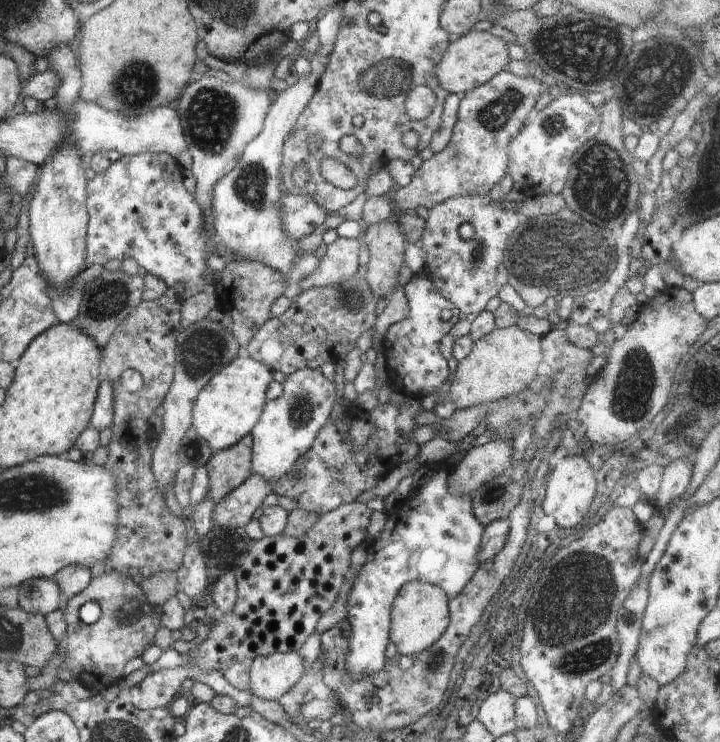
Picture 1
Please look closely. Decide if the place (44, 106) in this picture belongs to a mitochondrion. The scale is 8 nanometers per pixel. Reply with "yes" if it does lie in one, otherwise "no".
no

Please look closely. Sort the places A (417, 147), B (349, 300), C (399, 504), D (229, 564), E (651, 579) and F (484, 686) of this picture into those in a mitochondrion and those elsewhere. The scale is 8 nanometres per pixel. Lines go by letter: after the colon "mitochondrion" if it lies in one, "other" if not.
A: other
B: mitochondrion
C: other
D: other
E: other
F: other

